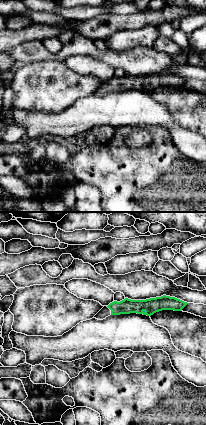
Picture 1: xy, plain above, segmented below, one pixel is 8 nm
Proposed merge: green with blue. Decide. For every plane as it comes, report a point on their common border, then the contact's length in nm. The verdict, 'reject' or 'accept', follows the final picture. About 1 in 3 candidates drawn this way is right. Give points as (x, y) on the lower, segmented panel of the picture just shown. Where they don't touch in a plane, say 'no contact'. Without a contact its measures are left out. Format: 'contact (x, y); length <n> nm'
contact (144, 310); length 30 nm

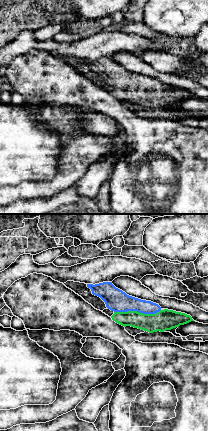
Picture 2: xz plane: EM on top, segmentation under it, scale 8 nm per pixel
contact (137, 312); length 380 nm

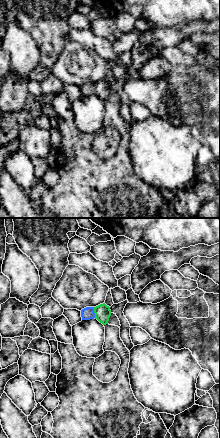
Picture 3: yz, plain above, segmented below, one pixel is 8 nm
contact (94, 312); length 90 nm

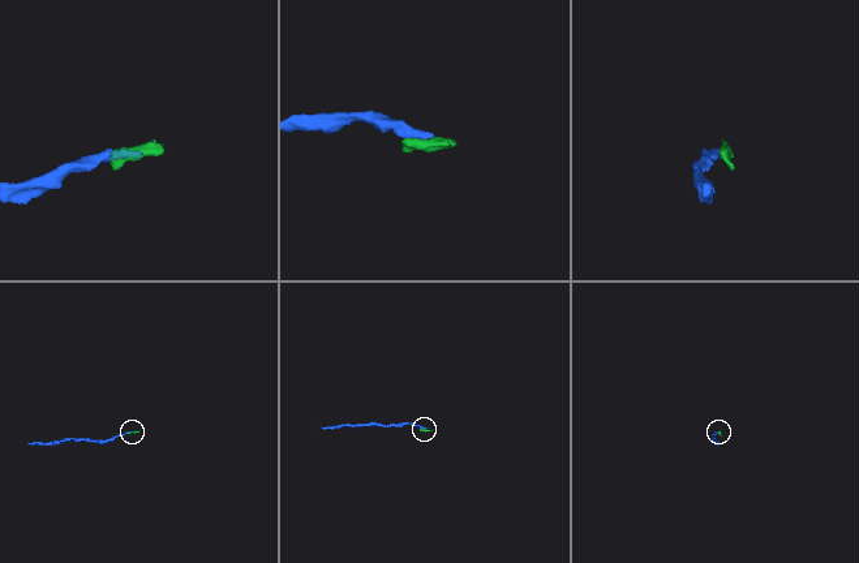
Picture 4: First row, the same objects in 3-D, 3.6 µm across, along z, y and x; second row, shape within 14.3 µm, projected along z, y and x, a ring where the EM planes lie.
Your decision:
accept

